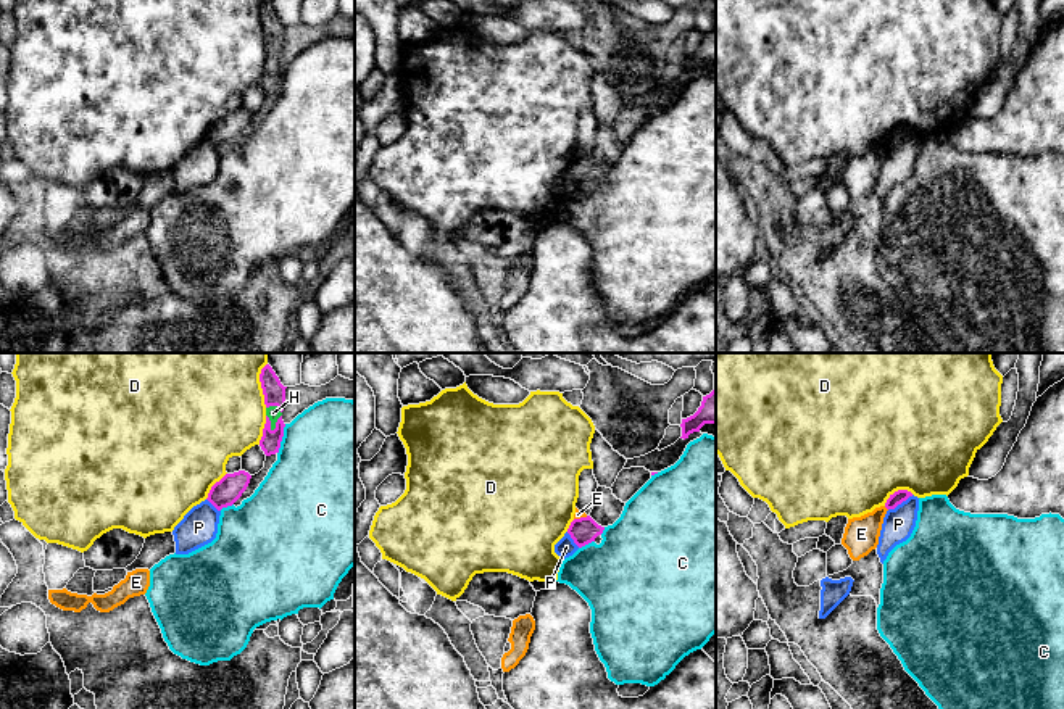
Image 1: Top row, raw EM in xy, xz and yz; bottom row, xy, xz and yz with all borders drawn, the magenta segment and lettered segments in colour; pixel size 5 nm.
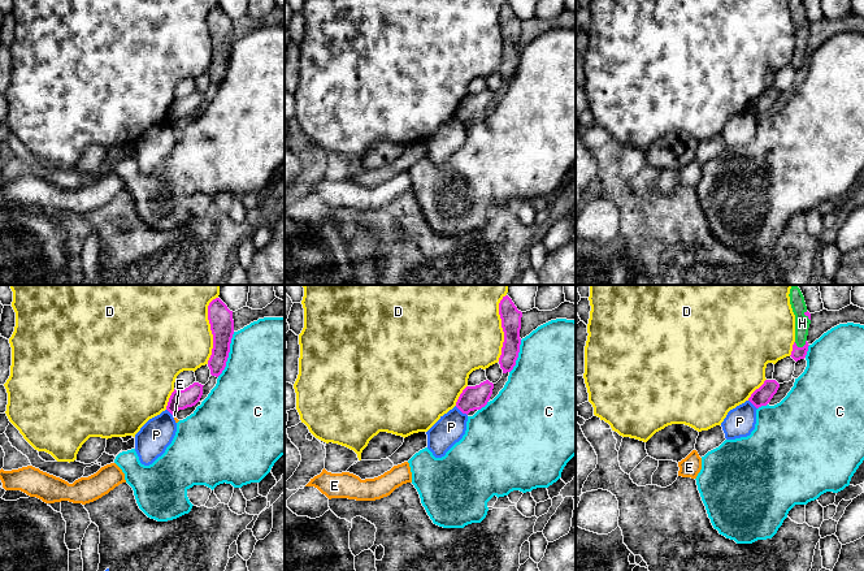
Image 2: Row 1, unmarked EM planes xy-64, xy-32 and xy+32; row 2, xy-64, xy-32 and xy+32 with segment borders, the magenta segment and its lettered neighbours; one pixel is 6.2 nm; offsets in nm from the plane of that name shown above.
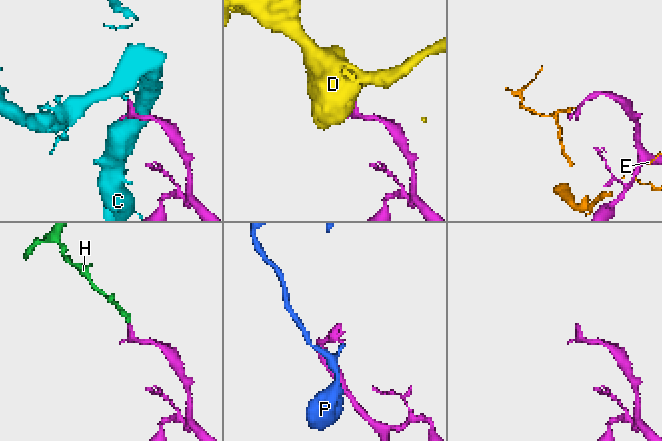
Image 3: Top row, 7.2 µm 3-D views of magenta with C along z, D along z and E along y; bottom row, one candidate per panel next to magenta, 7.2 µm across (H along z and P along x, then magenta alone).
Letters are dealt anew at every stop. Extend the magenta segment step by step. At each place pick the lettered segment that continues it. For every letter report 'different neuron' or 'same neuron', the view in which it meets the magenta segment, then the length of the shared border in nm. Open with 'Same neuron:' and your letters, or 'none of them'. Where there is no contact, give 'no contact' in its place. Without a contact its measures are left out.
Same neuron: H
C: different neuron; contact in xy; length 160 nm
D: different neuron; contact in xy; length 220 nm
E: different neuron; contact in xz; length 70 nm
H: same neuron; contact in xy; length 140 nm
P: different neuron; contact in yz; length 150 nm

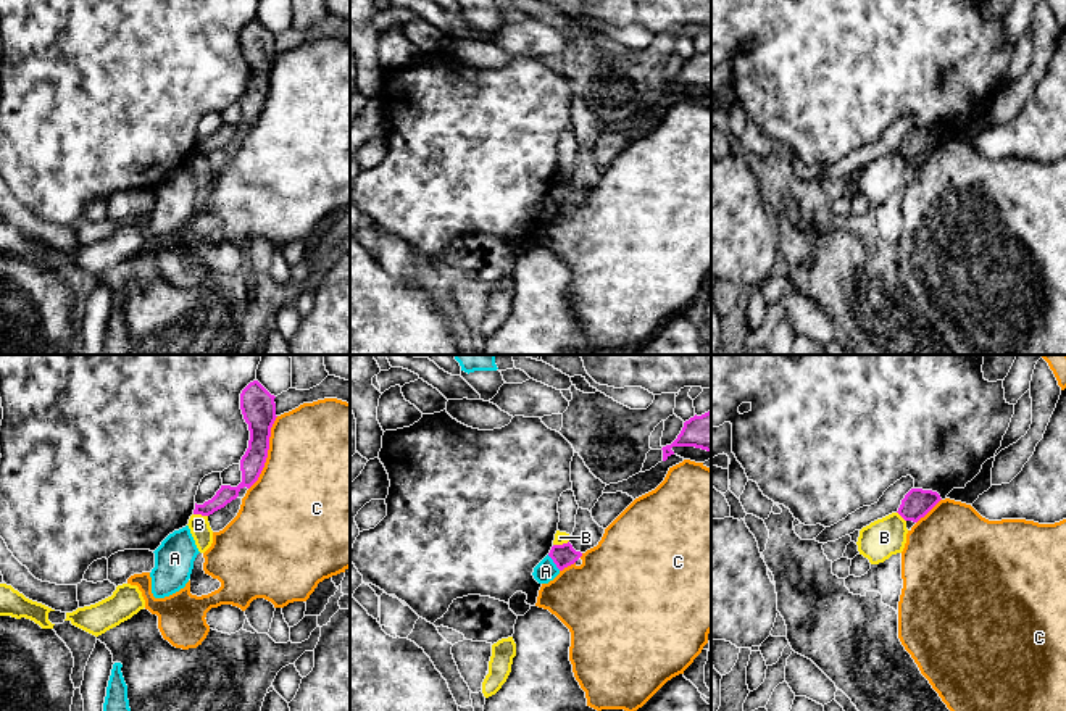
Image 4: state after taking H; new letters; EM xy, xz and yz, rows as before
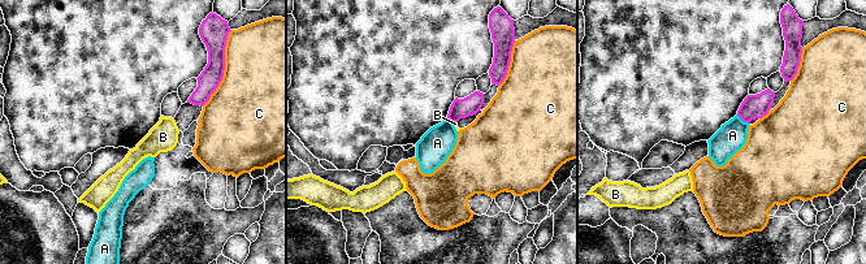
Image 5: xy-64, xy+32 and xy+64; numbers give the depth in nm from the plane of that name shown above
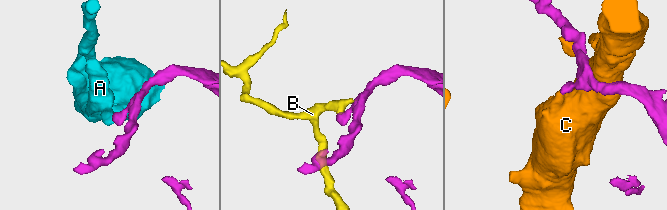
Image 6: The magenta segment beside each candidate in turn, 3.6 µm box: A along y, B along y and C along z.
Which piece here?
Same neuron: none of them
A: different neuron; contact in xz; length 100 nm
B: different neuron; contact in xz; length 80 nm
C: different neuron; contact in xy; length 400 nm

